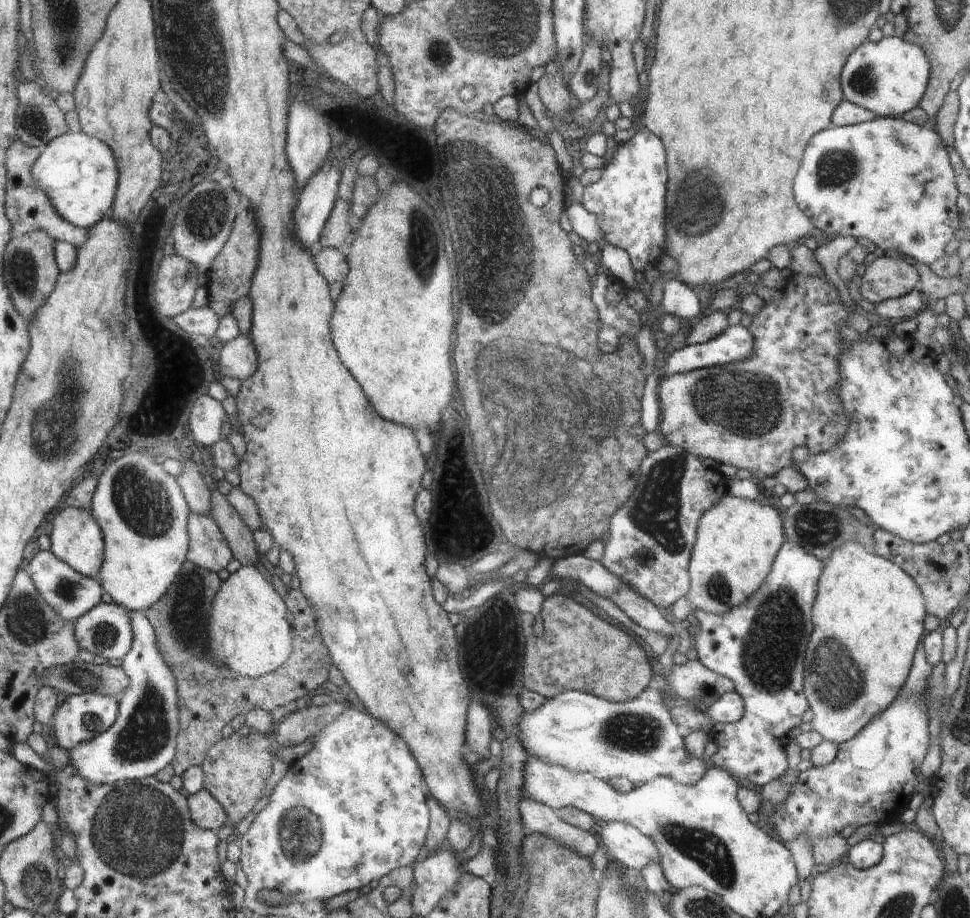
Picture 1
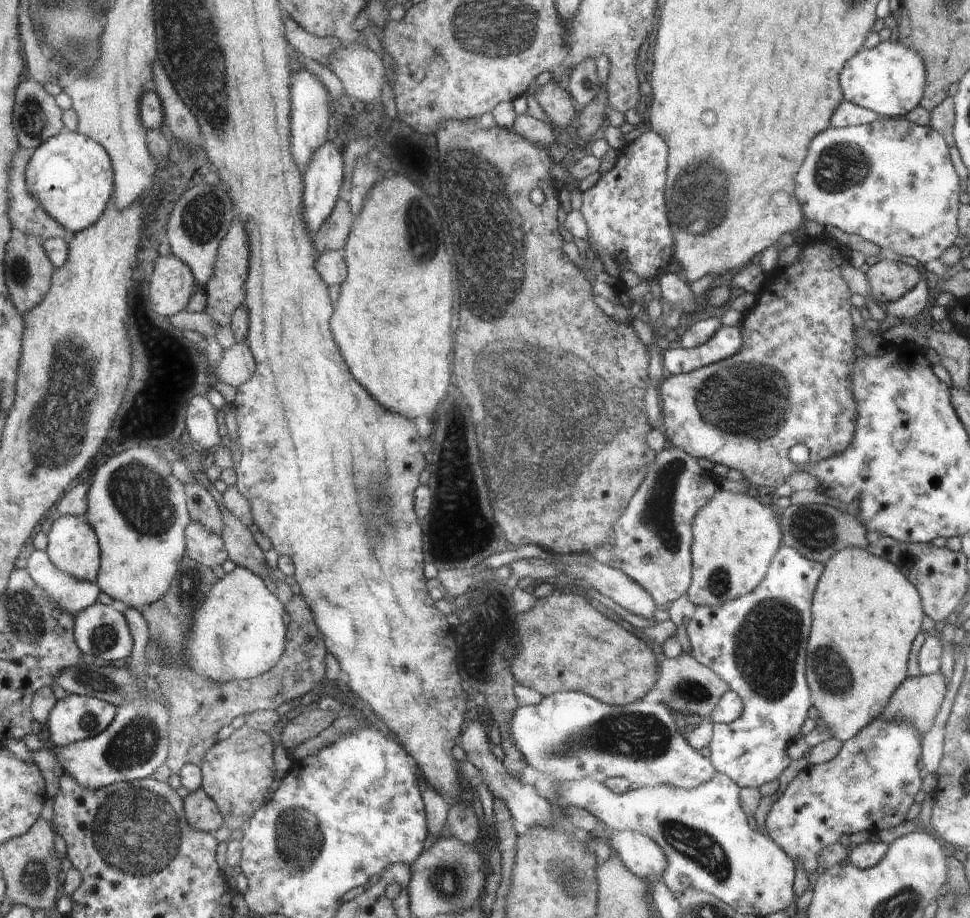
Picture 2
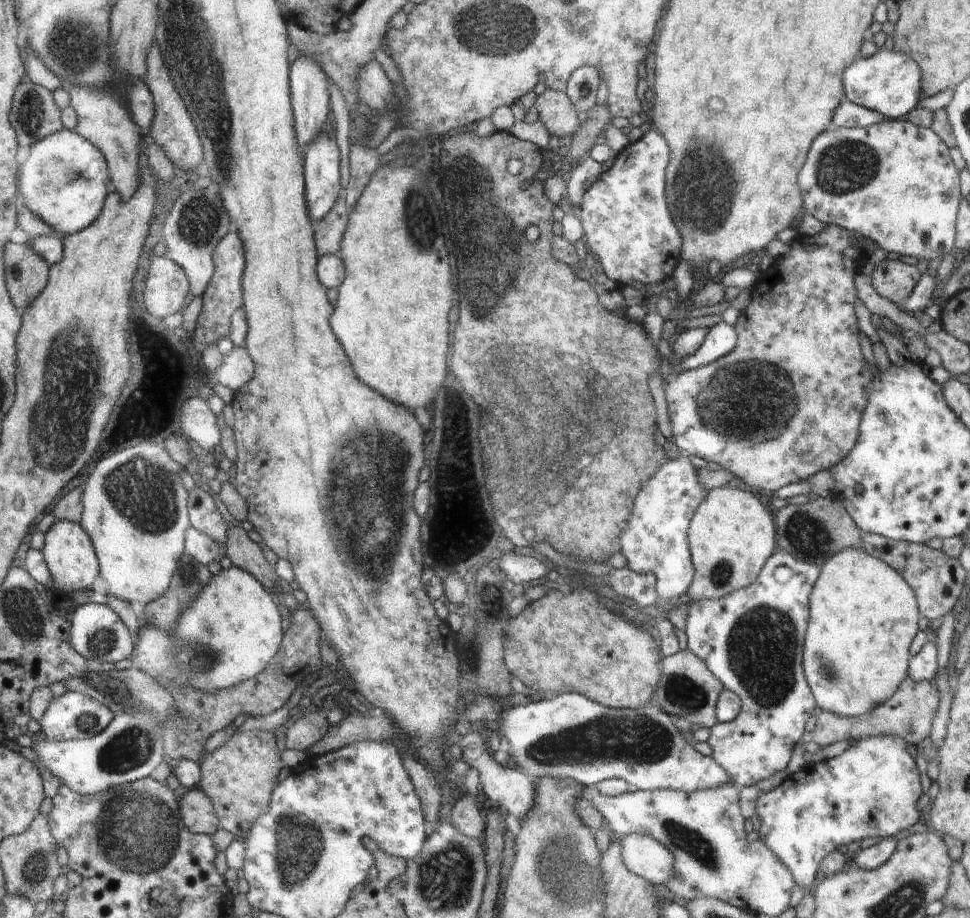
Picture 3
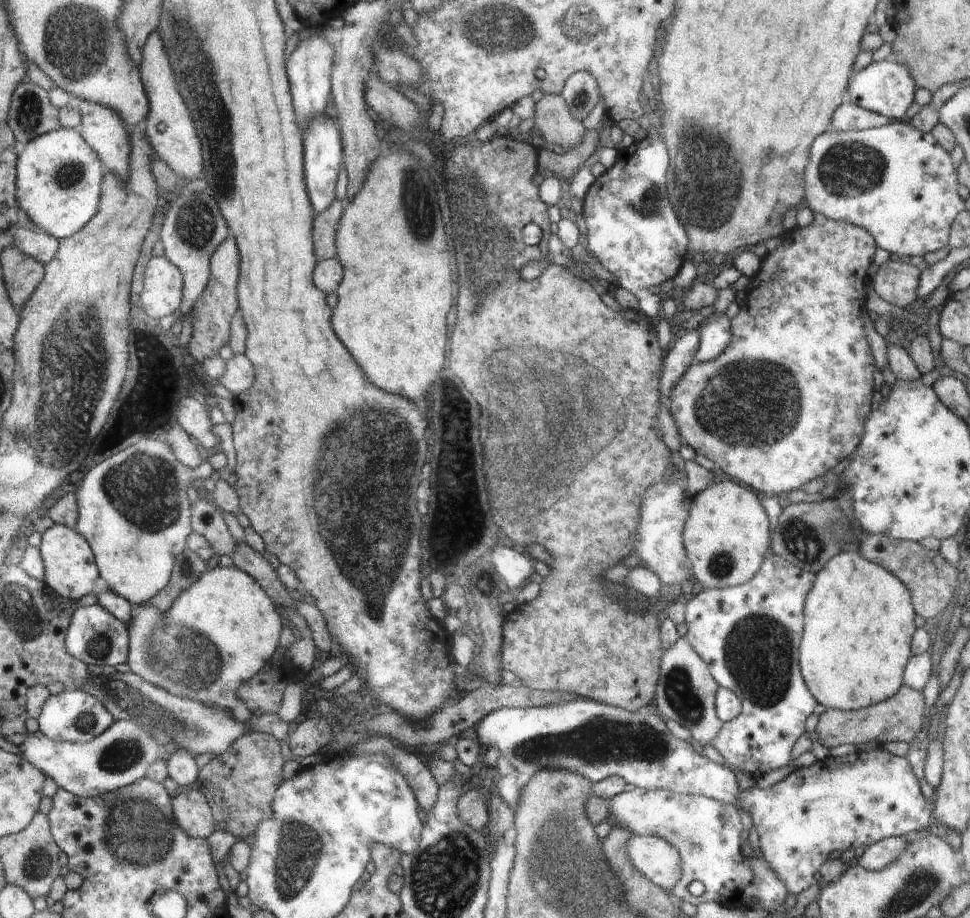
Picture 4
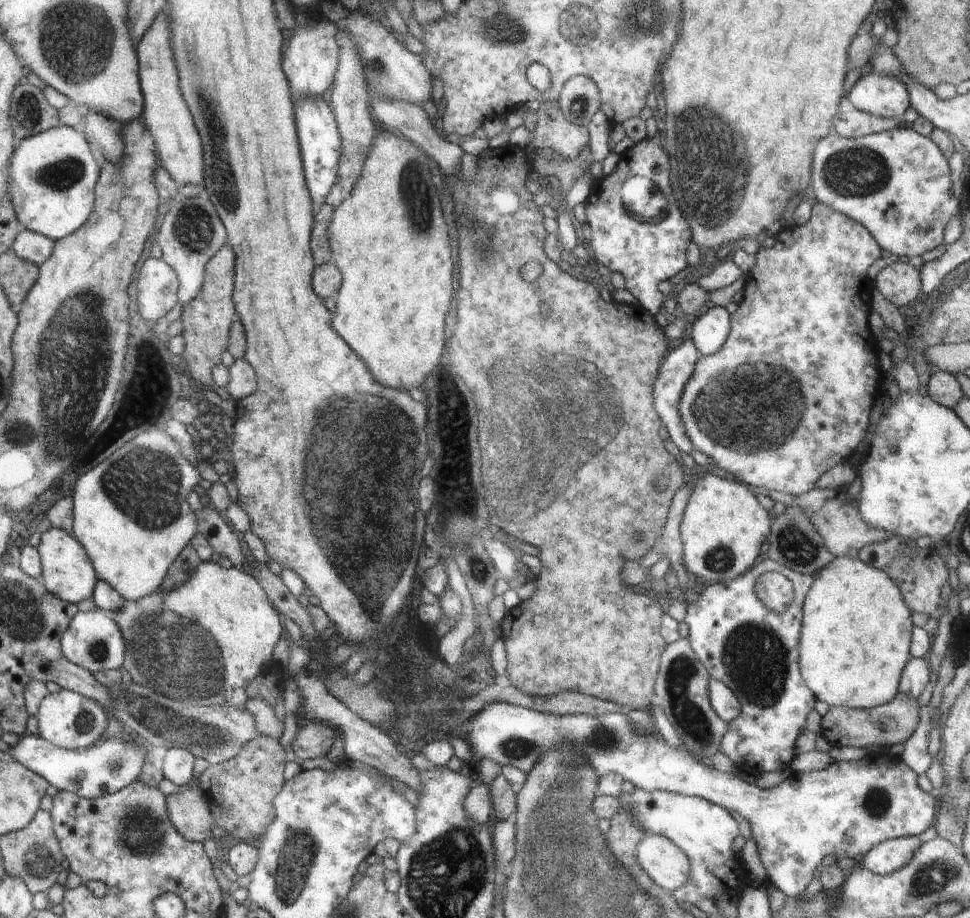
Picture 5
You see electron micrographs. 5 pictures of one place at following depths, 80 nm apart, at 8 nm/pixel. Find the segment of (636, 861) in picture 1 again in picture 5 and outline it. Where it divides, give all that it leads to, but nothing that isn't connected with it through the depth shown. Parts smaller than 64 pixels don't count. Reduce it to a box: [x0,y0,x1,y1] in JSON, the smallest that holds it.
[637,834,690,892]

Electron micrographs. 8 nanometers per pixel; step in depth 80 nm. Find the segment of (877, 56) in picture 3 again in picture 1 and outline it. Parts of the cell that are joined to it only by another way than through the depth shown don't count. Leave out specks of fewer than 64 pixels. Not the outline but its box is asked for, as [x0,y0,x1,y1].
[842,36,933,118]

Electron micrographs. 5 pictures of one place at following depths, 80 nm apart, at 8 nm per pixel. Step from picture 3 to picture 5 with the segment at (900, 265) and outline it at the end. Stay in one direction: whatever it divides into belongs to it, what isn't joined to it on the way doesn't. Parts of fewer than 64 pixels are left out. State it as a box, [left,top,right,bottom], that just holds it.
[875,261,920,308]

